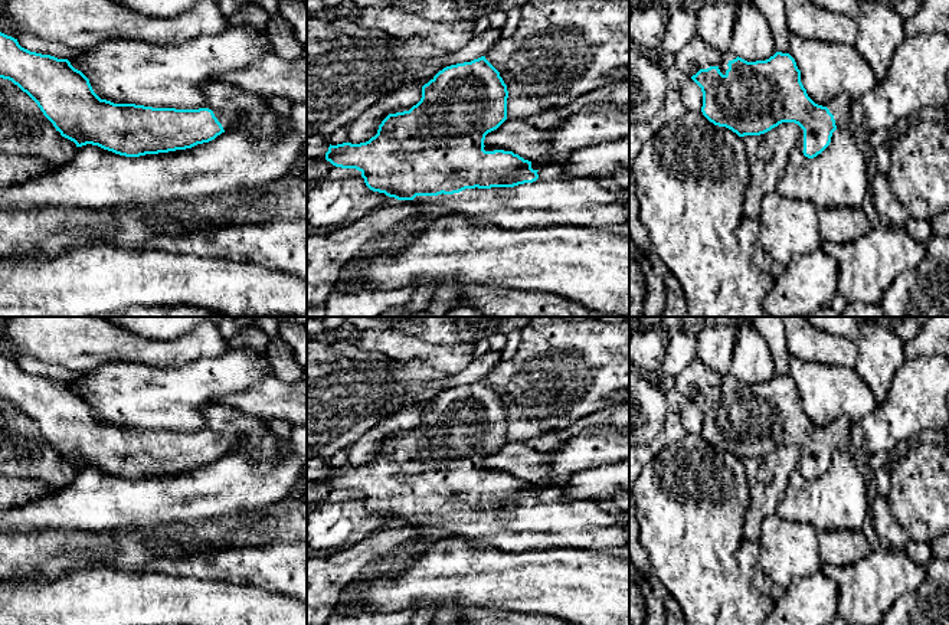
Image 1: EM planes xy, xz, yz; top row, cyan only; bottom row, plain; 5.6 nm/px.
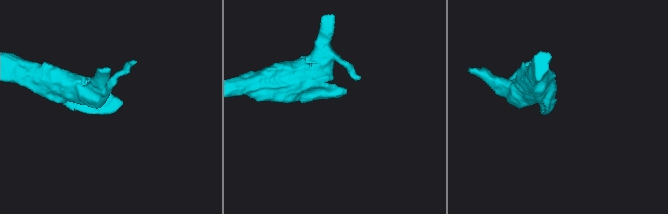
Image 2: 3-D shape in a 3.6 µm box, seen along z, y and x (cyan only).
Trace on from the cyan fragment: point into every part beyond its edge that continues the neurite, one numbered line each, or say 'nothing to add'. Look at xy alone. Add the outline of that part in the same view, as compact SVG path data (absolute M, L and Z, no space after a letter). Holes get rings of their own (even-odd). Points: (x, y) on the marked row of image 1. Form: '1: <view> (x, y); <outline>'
1: xy (232, 107); M212 81L203 88L206 104L225 131L243 127L259 150L266 150L282 132L281 117L259 95L242 91L223 81Z

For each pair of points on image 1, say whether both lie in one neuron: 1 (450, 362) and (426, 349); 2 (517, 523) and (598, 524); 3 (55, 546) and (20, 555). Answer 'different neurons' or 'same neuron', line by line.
1: same neuron
2: same neuron
3: same neuron

